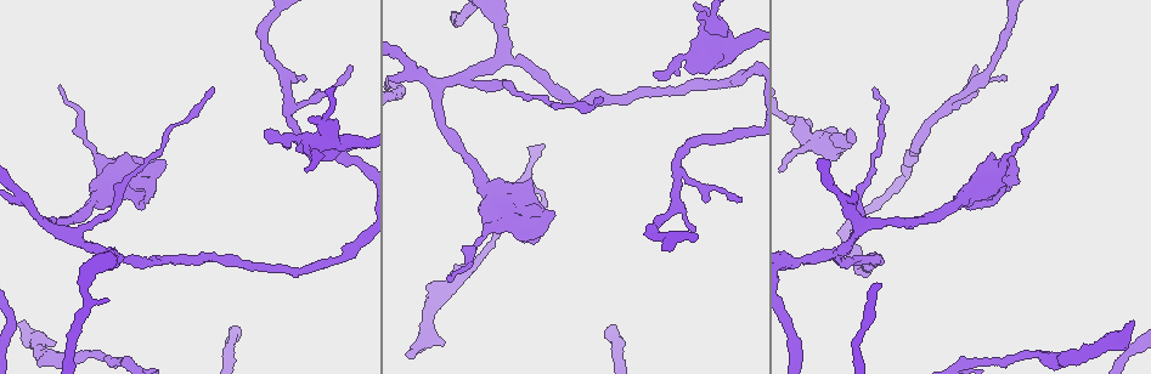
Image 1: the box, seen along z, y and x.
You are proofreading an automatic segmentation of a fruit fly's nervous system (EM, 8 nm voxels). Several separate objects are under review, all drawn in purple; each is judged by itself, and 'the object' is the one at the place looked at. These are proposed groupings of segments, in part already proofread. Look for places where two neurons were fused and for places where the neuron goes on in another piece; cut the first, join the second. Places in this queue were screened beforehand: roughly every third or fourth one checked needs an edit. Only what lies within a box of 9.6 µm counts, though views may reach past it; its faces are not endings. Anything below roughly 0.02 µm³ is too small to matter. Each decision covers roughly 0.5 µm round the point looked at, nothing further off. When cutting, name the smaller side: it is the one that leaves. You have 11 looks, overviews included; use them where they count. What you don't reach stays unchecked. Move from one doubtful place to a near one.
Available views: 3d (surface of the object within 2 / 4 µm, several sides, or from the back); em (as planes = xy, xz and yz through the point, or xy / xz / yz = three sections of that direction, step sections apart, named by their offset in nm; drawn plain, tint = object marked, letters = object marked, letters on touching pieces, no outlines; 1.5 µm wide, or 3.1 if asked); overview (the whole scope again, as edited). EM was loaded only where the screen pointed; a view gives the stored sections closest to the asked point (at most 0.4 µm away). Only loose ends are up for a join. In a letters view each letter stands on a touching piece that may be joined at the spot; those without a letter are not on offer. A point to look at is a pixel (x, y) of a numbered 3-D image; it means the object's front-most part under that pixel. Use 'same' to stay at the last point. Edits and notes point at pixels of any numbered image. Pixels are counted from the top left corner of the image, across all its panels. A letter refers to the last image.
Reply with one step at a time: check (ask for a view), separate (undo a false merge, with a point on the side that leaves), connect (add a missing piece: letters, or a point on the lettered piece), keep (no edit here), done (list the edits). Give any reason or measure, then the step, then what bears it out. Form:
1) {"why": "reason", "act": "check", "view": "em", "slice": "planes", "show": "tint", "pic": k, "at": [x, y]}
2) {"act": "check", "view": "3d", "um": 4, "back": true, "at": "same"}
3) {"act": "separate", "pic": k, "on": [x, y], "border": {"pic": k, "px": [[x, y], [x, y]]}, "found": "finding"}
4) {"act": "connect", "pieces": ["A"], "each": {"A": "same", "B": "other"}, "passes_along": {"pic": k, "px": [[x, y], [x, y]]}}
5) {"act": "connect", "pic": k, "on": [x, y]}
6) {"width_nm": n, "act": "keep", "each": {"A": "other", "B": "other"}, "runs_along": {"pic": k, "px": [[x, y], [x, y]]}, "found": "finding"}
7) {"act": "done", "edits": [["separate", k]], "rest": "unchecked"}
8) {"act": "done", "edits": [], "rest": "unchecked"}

{"why": "sudden change in width", "act": "check", "view": "em", "um": 3.1, "slice": "xz", "step": 8, "show": "tint", "pic": 1, "at": [1002, 157]}

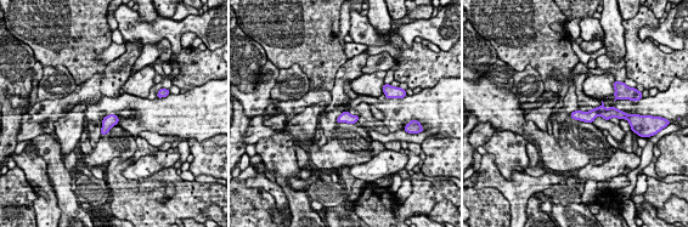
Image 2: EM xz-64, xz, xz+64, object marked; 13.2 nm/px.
{"act": "check", "view": "em", "um": 3.1, "slice": "xz", "step": 8, "show": "letters", "at": "same"}

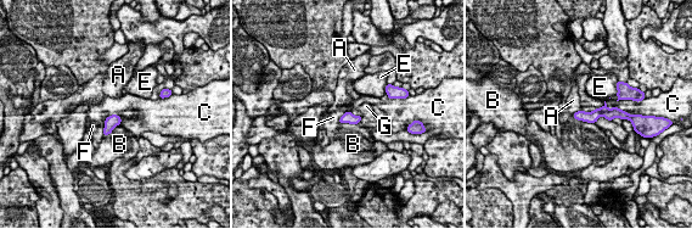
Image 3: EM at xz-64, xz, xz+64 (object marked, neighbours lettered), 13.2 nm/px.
{"longest_contact_nm": ["B", 320], "act": "keep", "each": {"A": "other", "B": "other", "C": "other", "E": "other", "F": "other", "G": "other"}, "border": {"pic": 3, "px": [[108, 115], [117, 115], [122, 122]]}, "found": "one neuron here"}

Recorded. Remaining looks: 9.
{"why": "an open end", "act": "check", "view": "em", "slice": "xz", "step": 4, "show": "tint", "pic": 1, "at": [601, 98]}

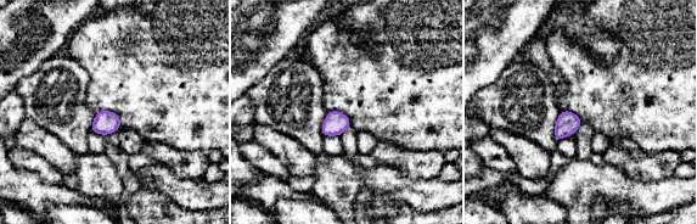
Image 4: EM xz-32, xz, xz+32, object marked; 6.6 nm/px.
{"act": "check", "view": "em", "slice": "planes", "show": "letters", "at": "same"}

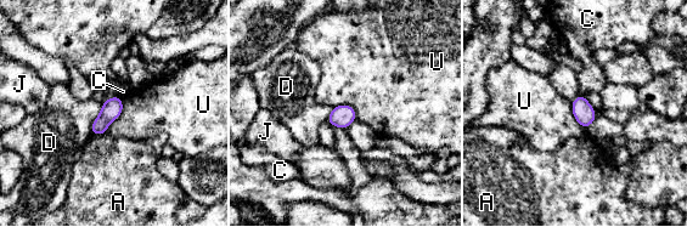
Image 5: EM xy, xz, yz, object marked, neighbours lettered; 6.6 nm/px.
{"act": "keep", "each": {"A": "other", "C": "other", "D": "other", "J": "other", "U": "other"}, "border": {"pic": 5, "px": [[122, 97], [122, 113], [105, 132]]}, "found": "no lettered piece goes on from it"}

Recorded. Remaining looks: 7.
{"why": "branch stops here", "act": "check", "view": "em", "slice": "planes", "show": "letters", "pic": 1, "at": [847, 130]}

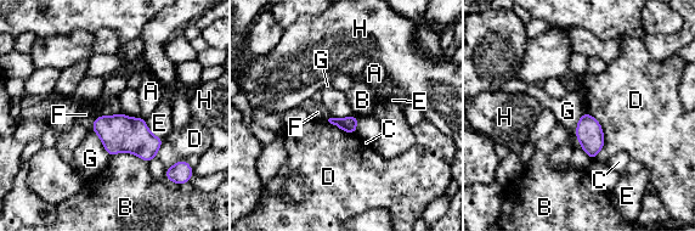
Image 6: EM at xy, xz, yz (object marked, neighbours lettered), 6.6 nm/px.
{"act": "keep", "each": {"A": "other", "B": "other", "C": "other", "D": "other", "E": "other", "F": "other", "G": "other", "H": "other"}, "border": {"pic": 6, "px": [[586, 111], [576, 139], [592, 161]]}, "found": "no lettered piece goes on from it"}

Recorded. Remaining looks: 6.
{"why": "abrupt turn", "act": "check", "view": "3d", "um": 4, "pic": 1, "at": [801, 260]}

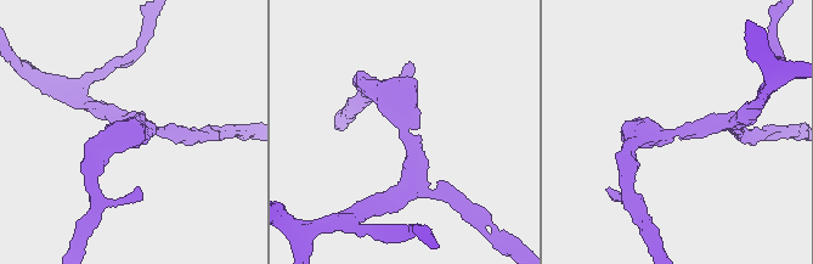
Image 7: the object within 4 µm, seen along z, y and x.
{"arm_widths_nm": [260, 320], "act": "check", "view": "em", "slice": "planes", "show": "letters", "pic": 7, "at": [673, 132]}

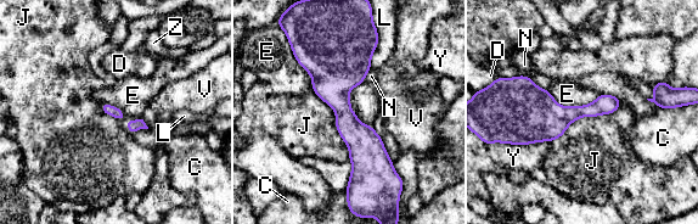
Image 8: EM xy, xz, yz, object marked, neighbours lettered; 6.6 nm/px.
{"act": "keep", "each": {"C": "other", "D": "other", "E": "other", "J": "other", "L": "other", "N": "other", "V": "other", "Y": "other", "Z": "other"}, "border": {"pic": 8, "px": [[362, 82], [349, 107], [372, 127]]}, "found": "continuous, no second neuron"}

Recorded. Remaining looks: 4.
{"why": "branch stops here", "act": "check", "view": "em", "slice": "planes", "show": "letters", "pic": 1, "at": [24, 321]}

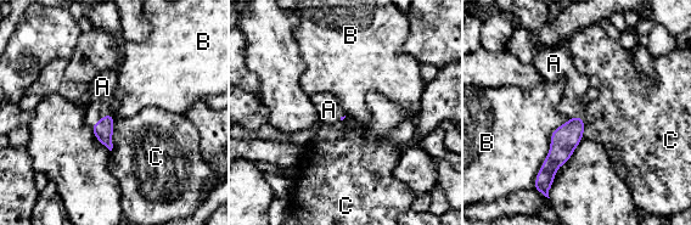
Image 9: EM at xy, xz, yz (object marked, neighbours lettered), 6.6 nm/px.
{"act": "connect", "pieces": ["A"], "each": {"A": "same", "B": "other", "C": "other"}, "passes_along": {"pic": 9, "px": [[104, 130], [100, 118], [102, 86]]}, "found": "the neuron continues"}

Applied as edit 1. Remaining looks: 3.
{"act": "done", "edits": [["connect", 9]], "rest": "unchecked"}

